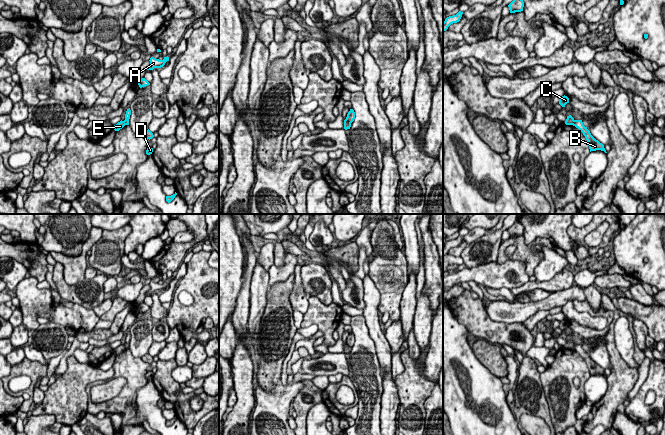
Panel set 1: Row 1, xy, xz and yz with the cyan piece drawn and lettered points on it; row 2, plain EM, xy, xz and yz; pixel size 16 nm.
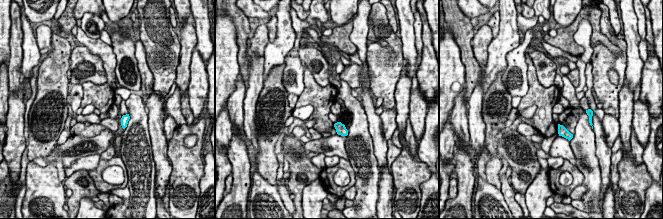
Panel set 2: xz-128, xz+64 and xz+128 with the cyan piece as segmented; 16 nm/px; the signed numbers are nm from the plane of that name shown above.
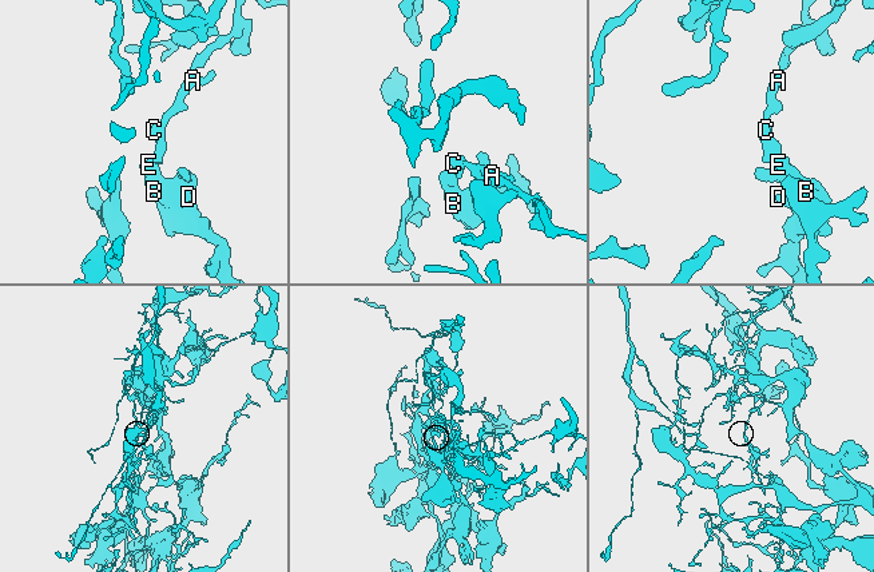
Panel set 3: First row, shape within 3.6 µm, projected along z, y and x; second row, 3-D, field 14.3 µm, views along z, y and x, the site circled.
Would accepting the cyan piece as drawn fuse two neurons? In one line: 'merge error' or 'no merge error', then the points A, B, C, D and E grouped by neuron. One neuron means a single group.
merge error | A C / B D E

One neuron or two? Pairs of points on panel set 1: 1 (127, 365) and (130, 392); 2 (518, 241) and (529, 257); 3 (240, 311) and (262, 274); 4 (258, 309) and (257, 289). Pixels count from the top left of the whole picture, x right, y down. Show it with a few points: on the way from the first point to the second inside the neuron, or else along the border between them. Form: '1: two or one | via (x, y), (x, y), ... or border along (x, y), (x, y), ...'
1: one | via (130, 372), (130, 385)
2: one | via (520, 245), (525, 253)
3: two | border along (253, 271), (250, 283), (250, 312), (248, 317)
4: one | via (258, 304), (258, 294)

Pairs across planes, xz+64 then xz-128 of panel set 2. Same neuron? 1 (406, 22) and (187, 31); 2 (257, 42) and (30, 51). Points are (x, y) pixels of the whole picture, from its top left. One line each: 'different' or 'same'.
1: different
2: different

